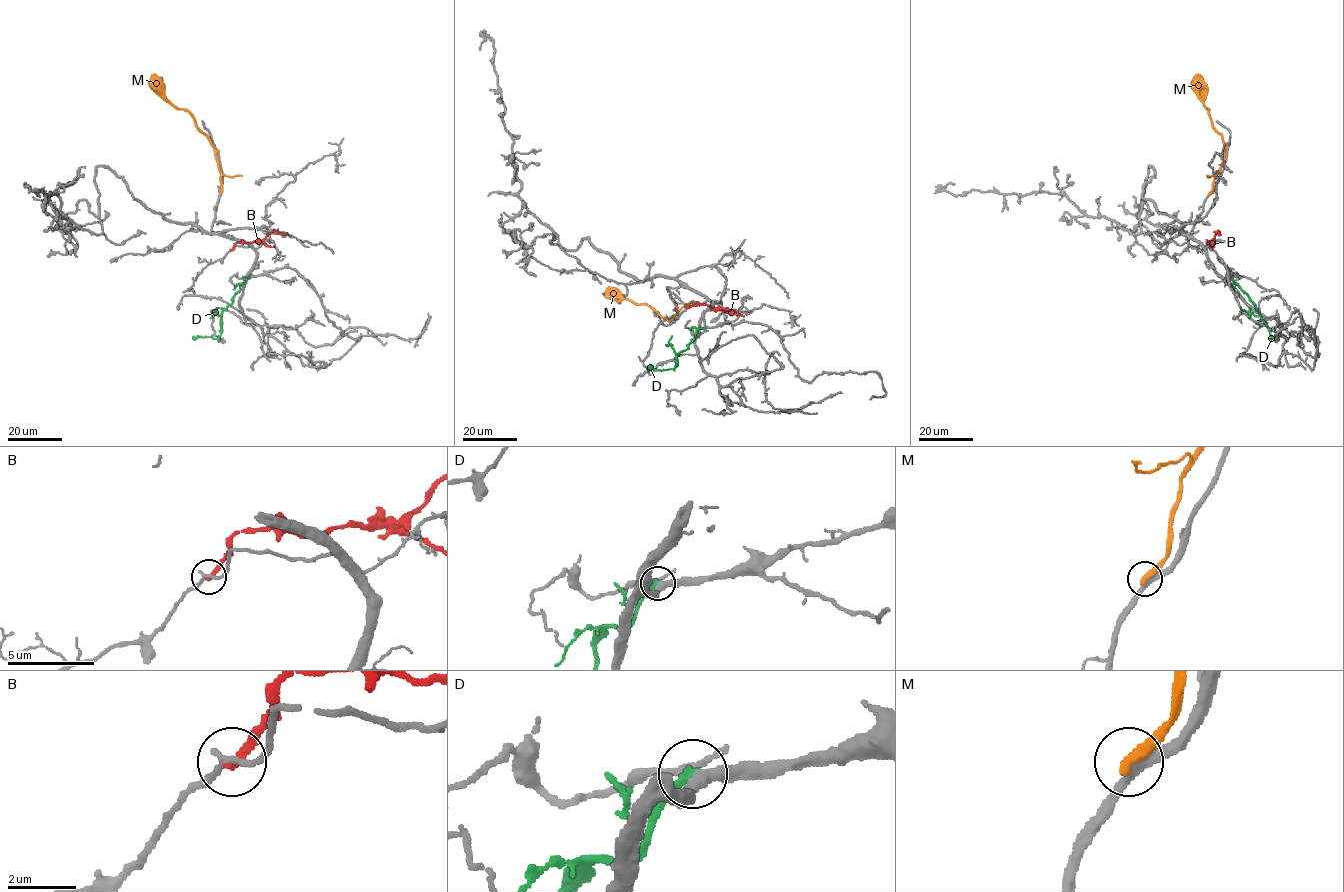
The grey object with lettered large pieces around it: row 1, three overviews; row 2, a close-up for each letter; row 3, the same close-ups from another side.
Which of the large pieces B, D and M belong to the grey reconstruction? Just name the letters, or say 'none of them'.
none of them

